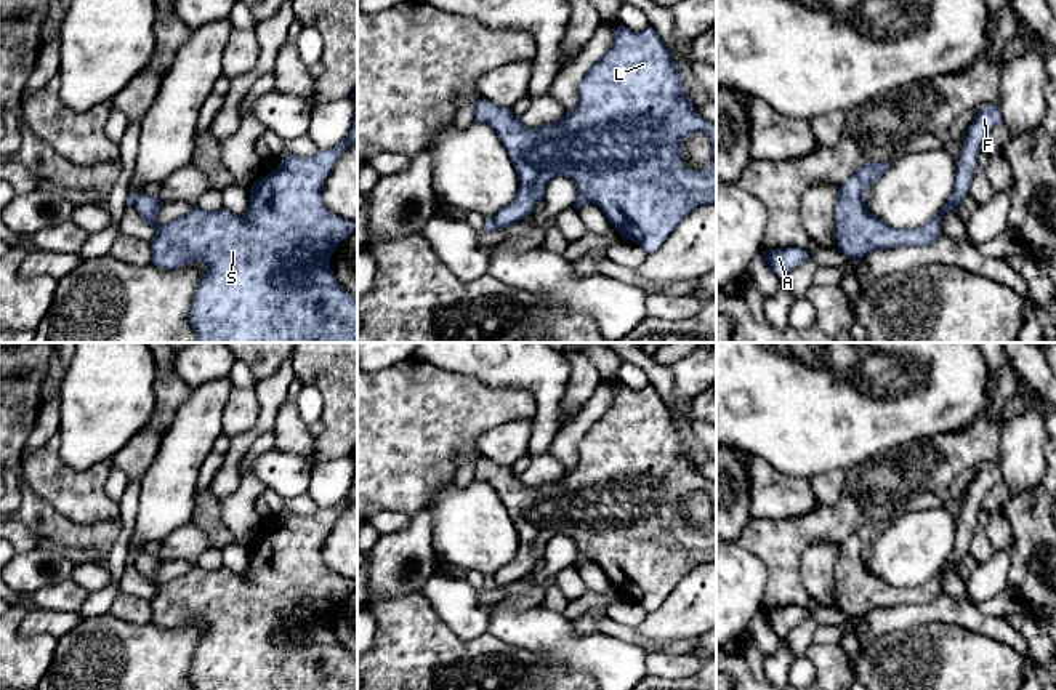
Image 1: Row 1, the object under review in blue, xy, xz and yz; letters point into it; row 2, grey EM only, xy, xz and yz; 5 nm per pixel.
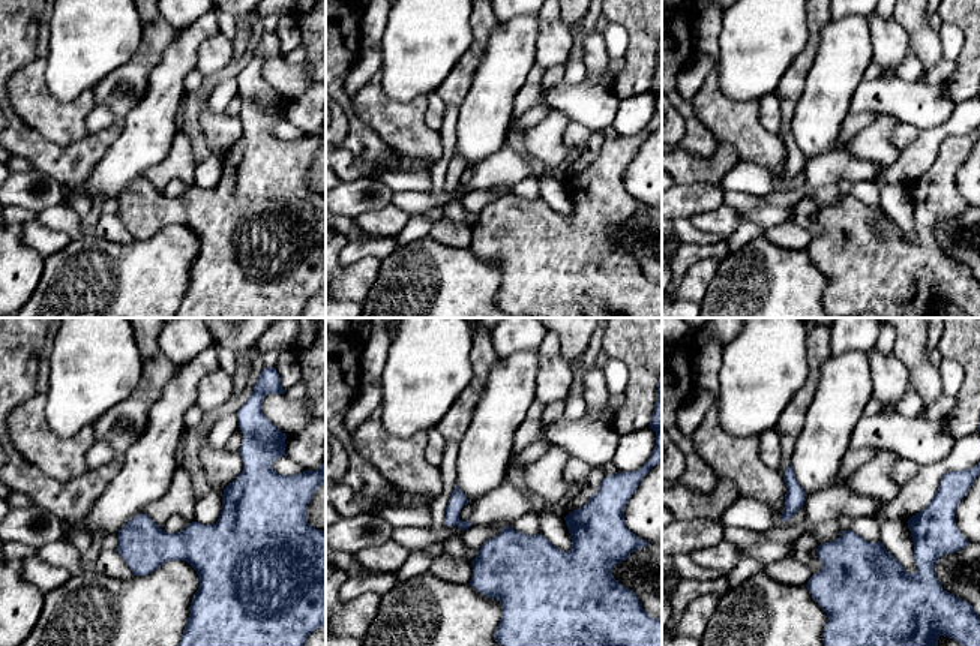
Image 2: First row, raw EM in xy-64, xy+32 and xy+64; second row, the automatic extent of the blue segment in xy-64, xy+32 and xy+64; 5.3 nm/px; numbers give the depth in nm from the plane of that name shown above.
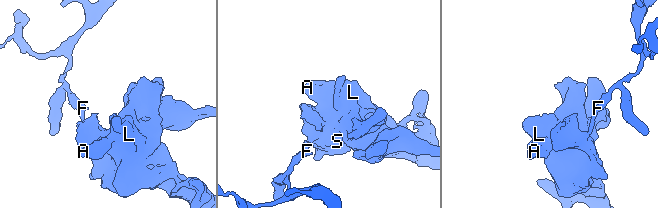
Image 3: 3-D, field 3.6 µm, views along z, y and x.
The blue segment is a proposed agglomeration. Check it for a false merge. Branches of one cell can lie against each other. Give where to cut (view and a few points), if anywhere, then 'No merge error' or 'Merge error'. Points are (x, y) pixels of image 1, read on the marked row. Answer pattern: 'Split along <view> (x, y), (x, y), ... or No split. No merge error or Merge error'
Split along xz (492, 218), (499, 226). Merge error

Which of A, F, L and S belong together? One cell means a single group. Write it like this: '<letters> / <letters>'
A L S / F

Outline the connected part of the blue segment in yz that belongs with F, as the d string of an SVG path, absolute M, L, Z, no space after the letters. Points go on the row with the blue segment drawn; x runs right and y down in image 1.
M994 102L979 109L973 125L968 128L952 194L952 200L957 205L961 205L963 199L968 195L969 183L977 166L976 157L981 152L984 136L1002 122L1000 102Z

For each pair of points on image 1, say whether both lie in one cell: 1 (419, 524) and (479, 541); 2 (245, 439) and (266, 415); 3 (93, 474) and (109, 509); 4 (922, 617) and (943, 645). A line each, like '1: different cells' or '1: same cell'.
1: different cells
2: same cell
3: same cell
4: different cells

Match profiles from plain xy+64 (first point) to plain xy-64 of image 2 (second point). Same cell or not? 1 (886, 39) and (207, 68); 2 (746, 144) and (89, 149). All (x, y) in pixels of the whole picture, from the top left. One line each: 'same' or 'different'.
1: same
2: different

